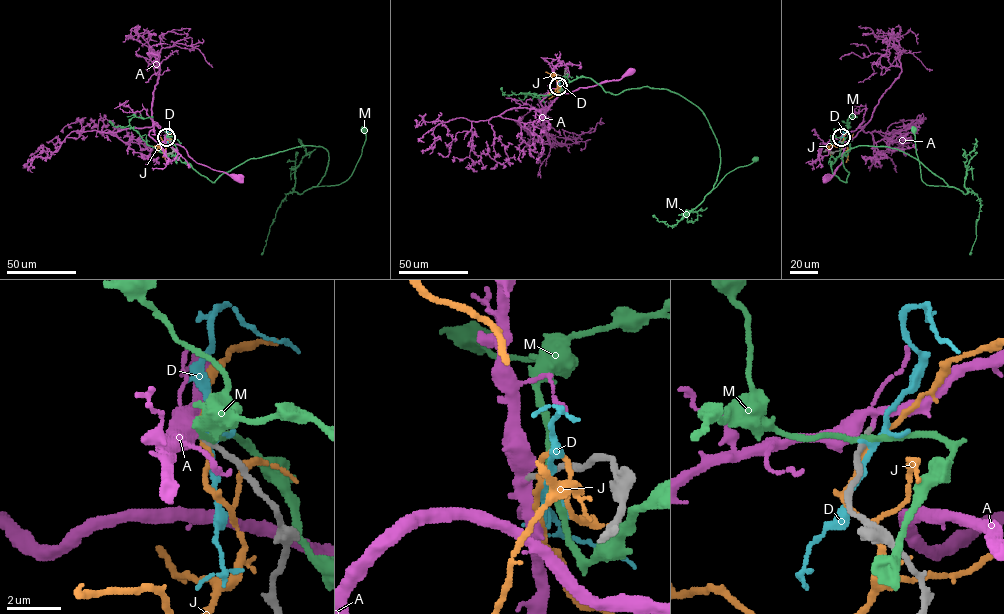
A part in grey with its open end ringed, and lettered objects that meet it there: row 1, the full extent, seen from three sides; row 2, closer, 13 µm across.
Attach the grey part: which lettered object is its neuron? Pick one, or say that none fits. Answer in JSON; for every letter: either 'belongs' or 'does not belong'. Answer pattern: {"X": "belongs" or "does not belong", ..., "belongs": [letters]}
{"A": "belongs", "D": "does not belong", "J": "does not belong", "M": "does not belong", "belongs": ["A"]}

